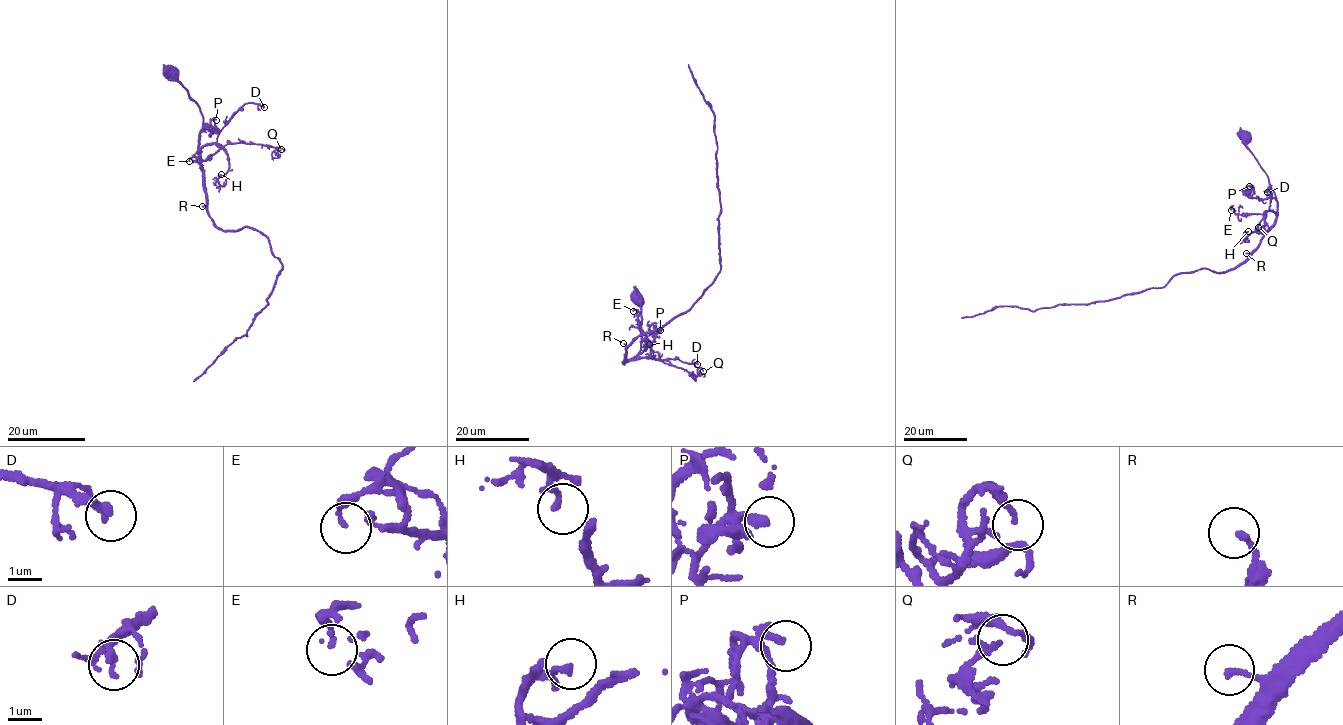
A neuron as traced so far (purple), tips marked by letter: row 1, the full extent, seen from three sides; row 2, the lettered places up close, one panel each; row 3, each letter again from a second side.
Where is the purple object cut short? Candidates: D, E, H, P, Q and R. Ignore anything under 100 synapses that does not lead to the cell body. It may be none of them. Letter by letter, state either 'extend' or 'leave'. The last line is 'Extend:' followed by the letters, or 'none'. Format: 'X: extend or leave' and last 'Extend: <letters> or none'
D: leave
E: leave
H: leave
P: leave
Q: leave
R: leave
Extend: none

